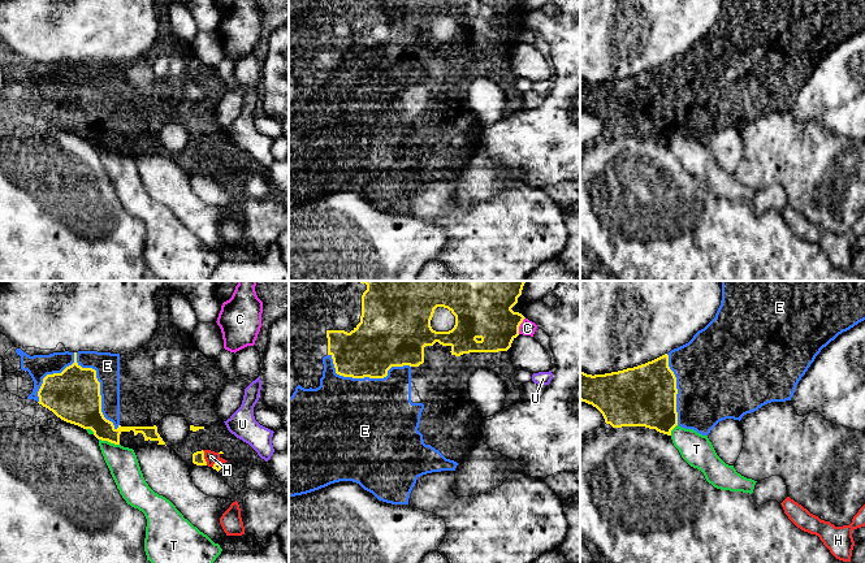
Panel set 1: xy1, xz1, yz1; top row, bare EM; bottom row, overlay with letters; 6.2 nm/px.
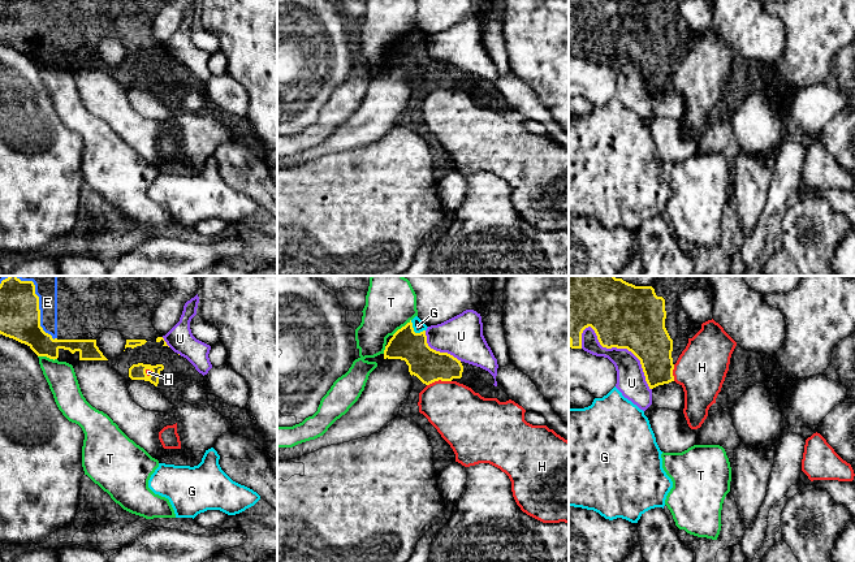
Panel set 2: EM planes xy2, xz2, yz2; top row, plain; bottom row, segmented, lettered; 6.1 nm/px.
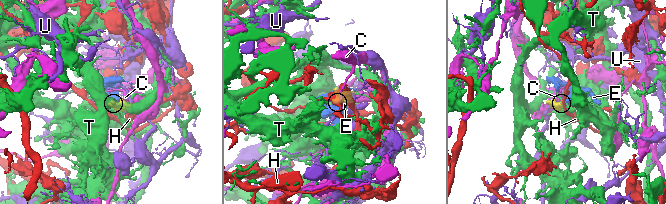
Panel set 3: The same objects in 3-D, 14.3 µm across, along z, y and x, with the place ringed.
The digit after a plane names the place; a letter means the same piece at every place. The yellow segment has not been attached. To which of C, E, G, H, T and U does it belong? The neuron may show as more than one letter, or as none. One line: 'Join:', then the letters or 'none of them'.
Join: E

